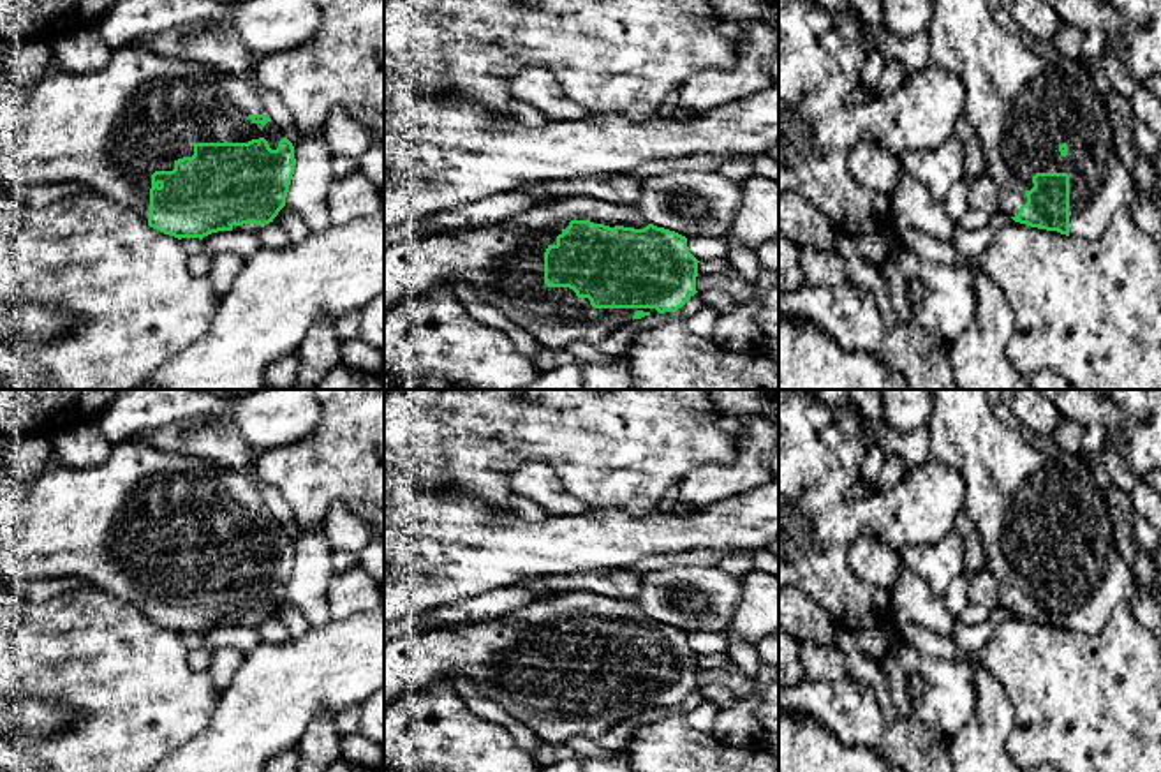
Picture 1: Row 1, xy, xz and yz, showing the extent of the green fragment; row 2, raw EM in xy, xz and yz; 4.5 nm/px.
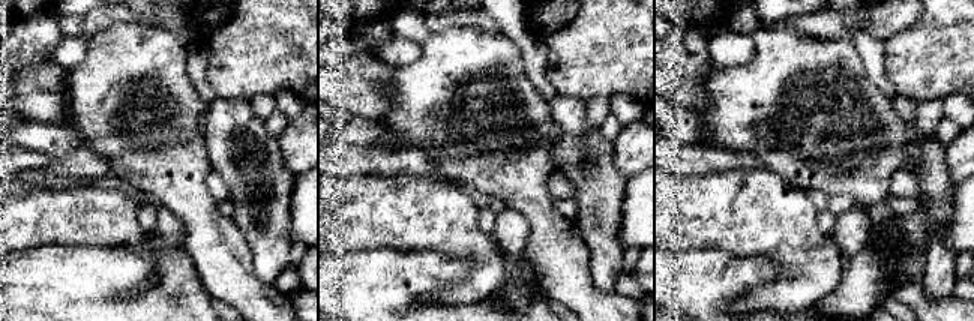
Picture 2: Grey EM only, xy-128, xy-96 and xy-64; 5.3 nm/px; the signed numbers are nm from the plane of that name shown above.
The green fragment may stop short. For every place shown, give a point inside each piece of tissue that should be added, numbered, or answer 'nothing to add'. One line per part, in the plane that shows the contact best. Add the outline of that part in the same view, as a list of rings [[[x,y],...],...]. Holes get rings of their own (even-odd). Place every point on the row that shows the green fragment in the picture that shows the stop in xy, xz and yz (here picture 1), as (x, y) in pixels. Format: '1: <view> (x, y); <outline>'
1: xz (504, 265); [[[564,196],[492,227],[403,238],[384,247],[384,314],[414,293],[467,284],[550,351],[574,340],[597,345],[632,323],[638,310],[657,314],[655,308],[594,308],[573,289],[544,284],[544,252],[571,220],[634,229],[650,224],[634,204]]]

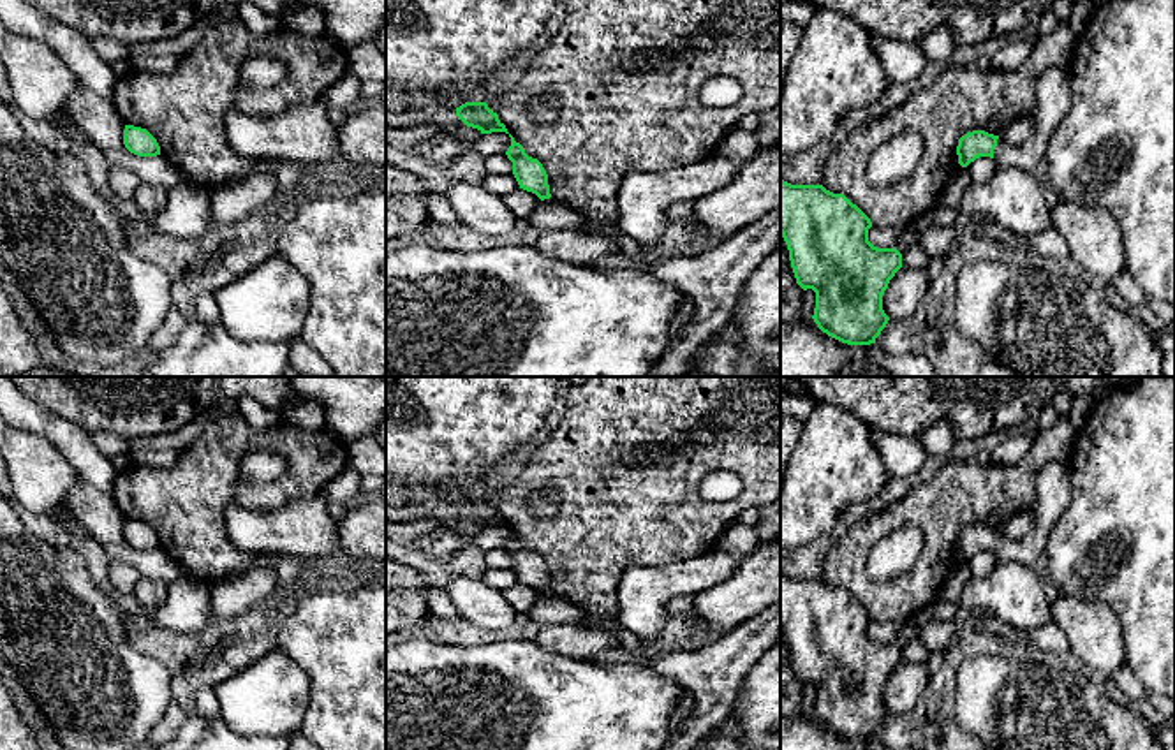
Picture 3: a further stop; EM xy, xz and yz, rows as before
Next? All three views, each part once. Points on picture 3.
1: yz (1054, 92); [[[1059,67],[1046,69],[1038,85],[1038,102],[1032,111],[1032,132],[1018,146],[997,139],[994,158],[999,167],[1018,167],[1027,173],[1045,160],[1046,146],[1057,125],[1071,109],[1071,76]]]

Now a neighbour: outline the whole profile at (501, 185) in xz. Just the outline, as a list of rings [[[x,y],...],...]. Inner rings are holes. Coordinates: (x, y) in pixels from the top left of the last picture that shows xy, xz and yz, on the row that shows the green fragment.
[[[511,173],[511,174],[486,174],[481,181],[481,187],[504,199],[507,194],[514,192],[520,185],[514,174]]]

